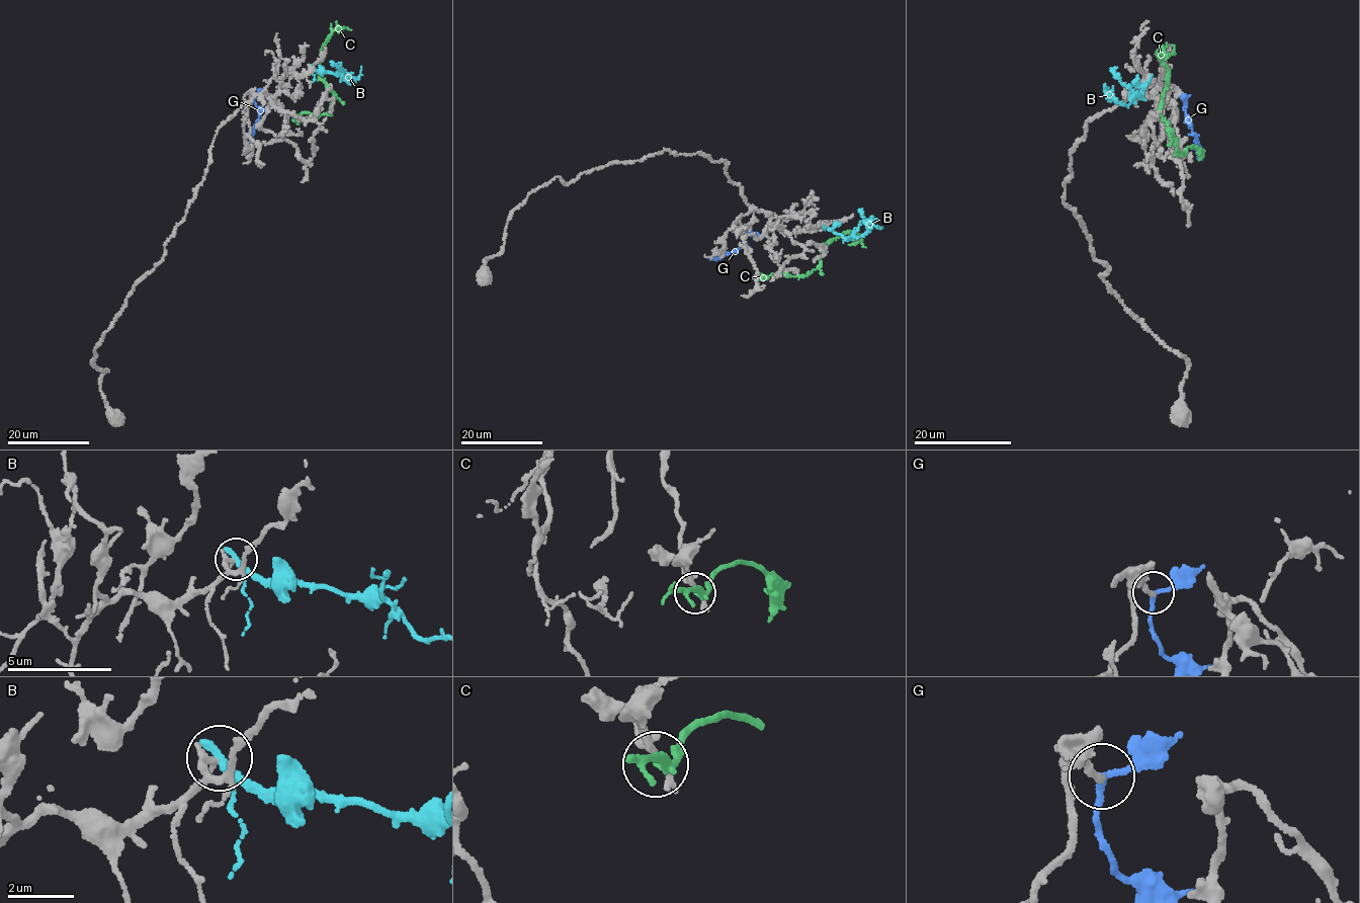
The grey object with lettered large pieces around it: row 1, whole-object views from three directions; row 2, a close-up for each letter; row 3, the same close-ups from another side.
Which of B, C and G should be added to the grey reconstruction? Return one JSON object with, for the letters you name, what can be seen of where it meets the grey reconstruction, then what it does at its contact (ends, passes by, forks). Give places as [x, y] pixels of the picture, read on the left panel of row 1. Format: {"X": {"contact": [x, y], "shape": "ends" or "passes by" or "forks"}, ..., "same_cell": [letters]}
{"G": {"contact": [255, 94], "shape": "passes by"}, "same_cell": ["G"]}

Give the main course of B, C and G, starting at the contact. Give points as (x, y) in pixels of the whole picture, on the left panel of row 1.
B: (312, 66), (340, 74), (349, 82), (356, 79), (360, 67)
C: (315, 117), (331, 111), (333, 93), (319, 77), (324, 44), (335, 28), (340, 29), (335, 21)
G: (254, 94), (254, 102), (260, 112), (251, 139), (246, 143)

